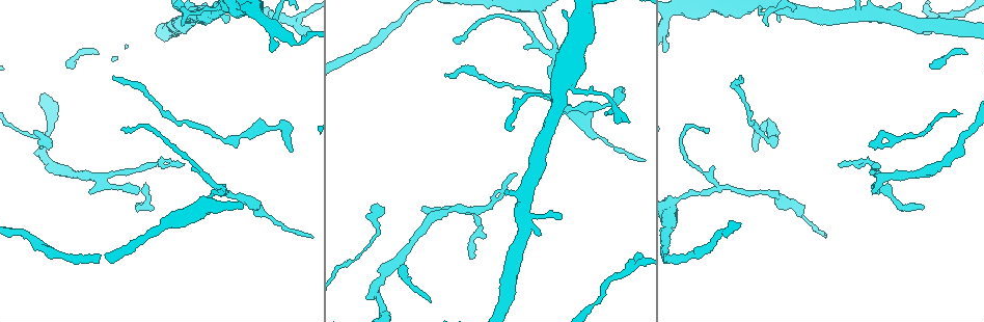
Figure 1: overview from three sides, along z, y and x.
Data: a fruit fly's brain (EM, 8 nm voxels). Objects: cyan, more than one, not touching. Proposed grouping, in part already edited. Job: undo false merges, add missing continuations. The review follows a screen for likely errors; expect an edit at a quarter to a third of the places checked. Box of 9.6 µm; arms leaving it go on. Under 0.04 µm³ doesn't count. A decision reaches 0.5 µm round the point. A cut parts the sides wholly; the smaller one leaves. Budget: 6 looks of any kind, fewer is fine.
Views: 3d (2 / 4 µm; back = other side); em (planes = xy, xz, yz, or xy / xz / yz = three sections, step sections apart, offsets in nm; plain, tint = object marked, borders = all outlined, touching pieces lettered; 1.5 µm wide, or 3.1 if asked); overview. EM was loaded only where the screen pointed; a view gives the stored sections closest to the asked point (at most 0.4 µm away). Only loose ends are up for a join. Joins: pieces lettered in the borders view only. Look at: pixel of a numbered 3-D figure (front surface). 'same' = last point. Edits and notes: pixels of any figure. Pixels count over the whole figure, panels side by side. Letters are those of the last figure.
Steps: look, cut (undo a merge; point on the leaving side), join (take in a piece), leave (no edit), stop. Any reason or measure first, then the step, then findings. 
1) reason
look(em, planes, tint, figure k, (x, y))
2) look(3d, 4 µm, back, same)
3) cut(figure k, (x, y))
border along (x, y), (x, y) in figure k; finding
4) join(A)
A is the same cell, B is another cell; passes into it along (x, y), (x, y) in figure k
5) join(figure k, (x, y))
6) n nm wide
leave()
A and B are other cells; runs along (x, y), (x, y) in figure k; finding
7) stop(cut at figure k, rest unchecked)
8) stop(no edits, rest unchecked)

end of a long branch
look(em, xz, step 8, tint, figure 1, (445, 74))

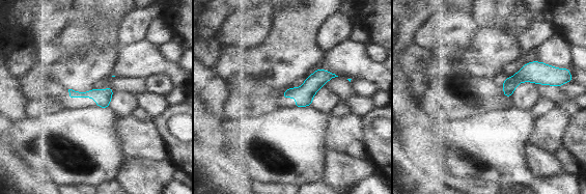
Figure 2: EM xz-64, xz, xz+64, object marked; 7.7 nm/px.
another direction
look(em, planes, borders, same)

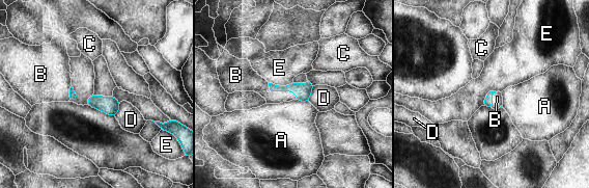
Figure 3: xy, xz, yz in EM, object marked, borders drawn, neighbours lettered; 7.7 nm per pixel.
join(B)
B is the same cell, A, C, D and E are other cells; passes into it along (303, 91), (281, 90), (251, 81) in figure 3; the neuron continues

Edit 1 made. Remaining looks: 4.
look(em, planes, tint, figure 1, (209, 200))

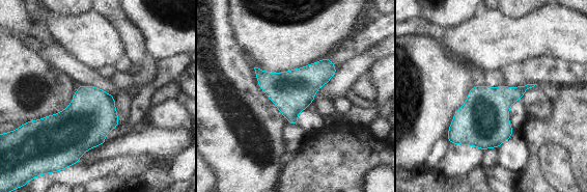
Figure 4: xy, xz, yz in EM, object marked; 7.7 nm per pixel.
what lies round it
look(em, planes, borders, same)

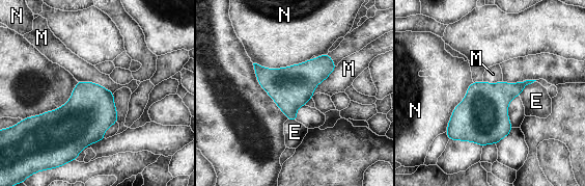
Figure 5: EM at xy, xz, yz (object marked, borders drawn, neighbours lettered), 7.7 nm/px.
N touches over 460 nm
leave()
E, M and N are other cells; border along (77, 80), (98, 83), (113, 94) in figure 5; one neuron here

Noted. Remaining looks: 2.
stop(join at figure 3, rest unchecked)

